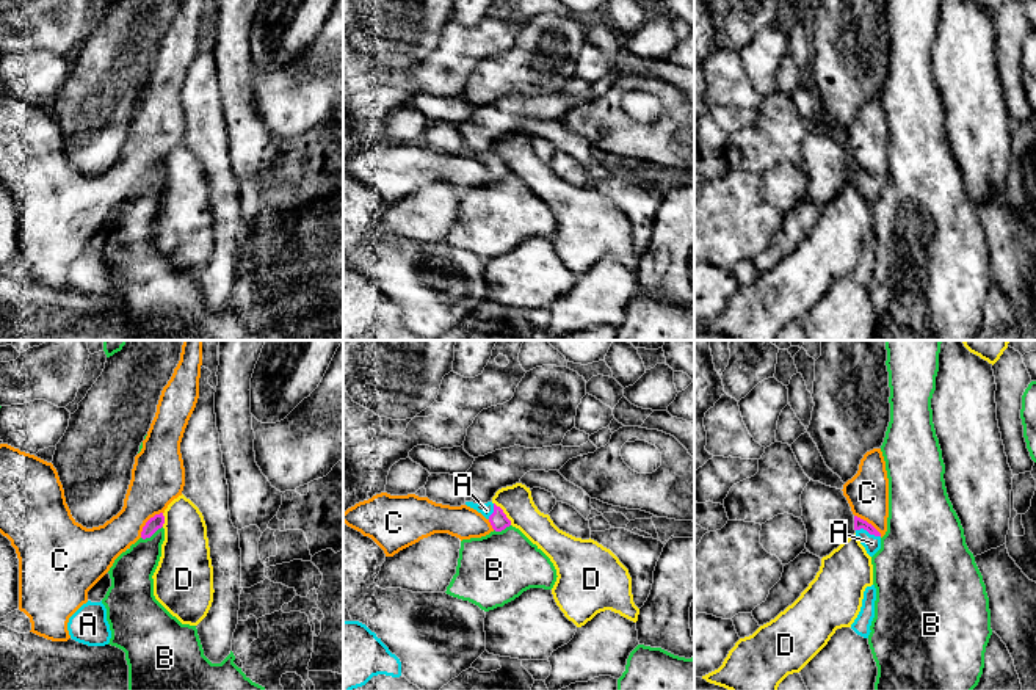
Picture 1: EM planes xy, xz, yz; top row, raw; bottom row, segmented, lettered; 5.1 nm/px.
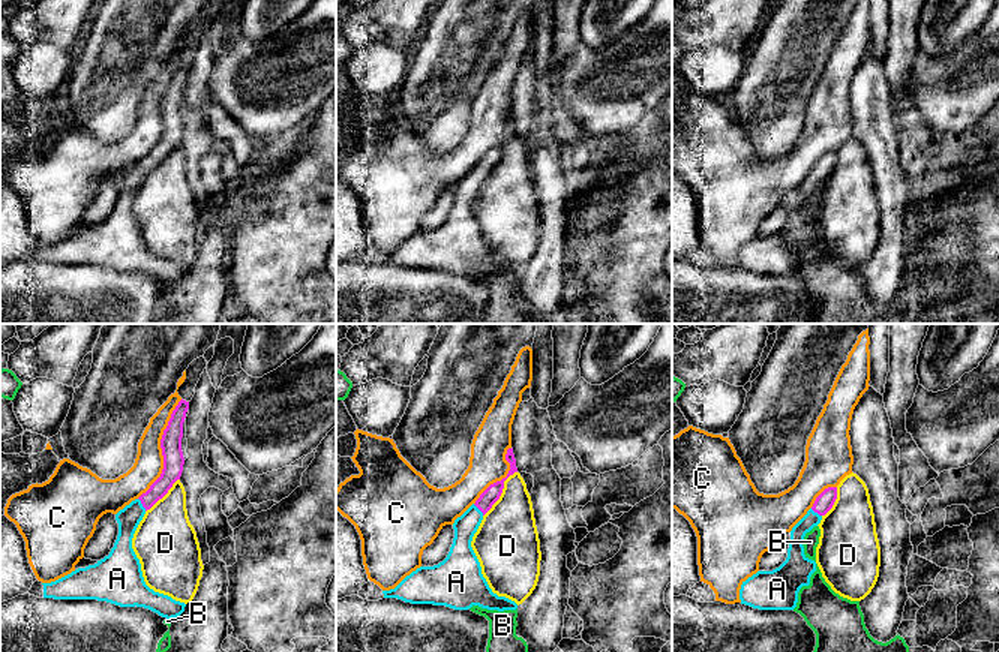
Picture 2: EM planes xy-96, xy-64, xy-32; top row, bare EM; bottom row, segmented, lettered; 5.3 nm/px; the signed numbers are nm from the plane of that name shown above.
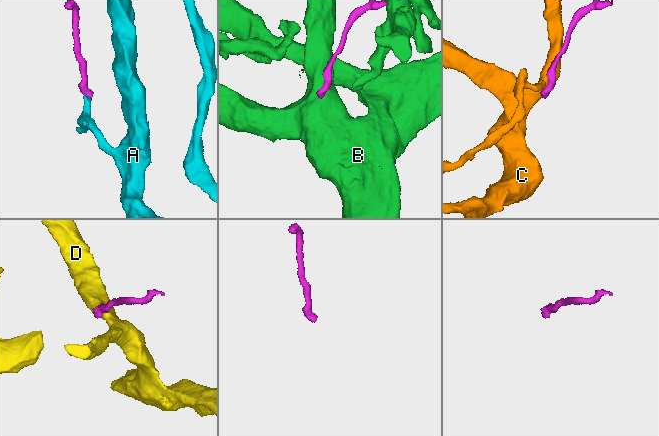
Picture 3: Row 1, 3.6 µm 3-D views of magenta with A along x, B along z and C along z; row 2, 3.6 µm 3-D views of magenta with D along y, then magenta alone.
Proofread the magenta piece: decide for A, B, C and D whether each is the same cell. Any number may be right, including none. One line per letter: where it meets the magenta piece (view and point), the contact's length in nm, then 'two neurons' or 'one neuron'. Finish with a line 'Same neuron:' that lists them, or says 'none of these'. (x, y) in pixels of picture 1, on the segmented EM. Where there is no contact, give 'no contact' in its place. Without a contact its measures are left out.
A: yz (869, 532) | 130 nm | one neuron
B: xy (151, 535) | 130 nm | two neurons
C: xy (146, 522) | 180 nm | two neurons
D: xz (503, 513) | 150 nm | two neurons
Same neuron: A

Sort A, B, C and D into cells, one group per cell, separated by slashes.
A / B / C / D

